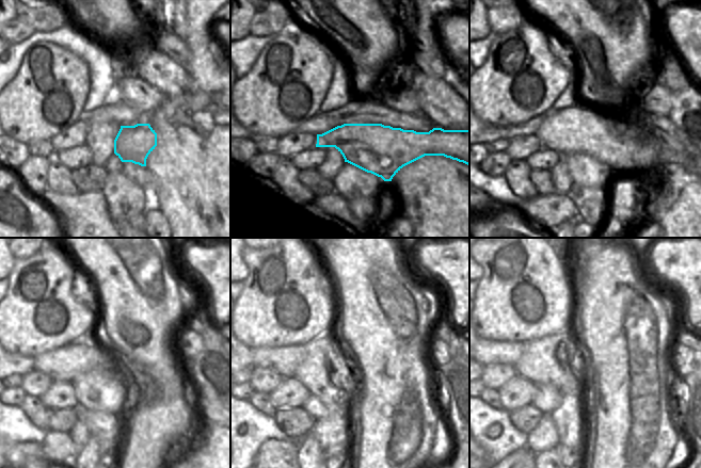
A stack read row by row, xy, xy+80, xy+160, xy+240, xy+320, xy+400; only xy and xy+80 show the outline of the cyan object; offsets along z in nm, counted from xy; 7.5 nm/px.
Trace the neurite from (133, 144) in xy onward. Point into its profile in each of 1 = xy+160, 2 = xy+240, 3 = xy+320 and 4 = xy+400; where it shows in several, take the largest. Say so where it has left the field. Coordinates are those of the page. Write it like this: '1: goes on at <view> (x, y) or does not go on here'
1: goes on at xy+160 (578, 129)
2: goes on at xy+240 (65, 364)
3: goes on at xy+320 (284, 360)
4: goes on at xy+400 (491, 352)

